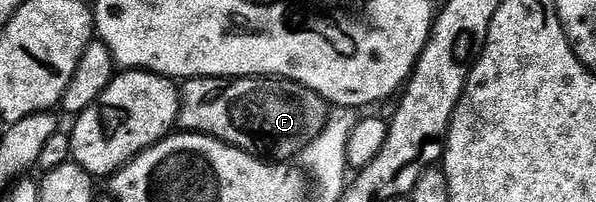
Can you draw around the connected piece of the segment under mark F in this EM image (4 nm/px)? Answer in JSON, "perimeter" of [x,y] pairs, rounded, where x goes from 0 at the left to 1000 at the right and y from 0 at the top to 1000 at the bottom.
{"perimeter":[[[324,381],[305,406],[300,441],[302,644],[317,658],[341,658],[346,678],[362,678],[381,718],[408,738],[413,757],[448,767],[455,752],[461,787],[482,787],[503,762],[517,713],[549,619],[552,505],[510,421],[473,391],[436,391],[431,381]]]}

